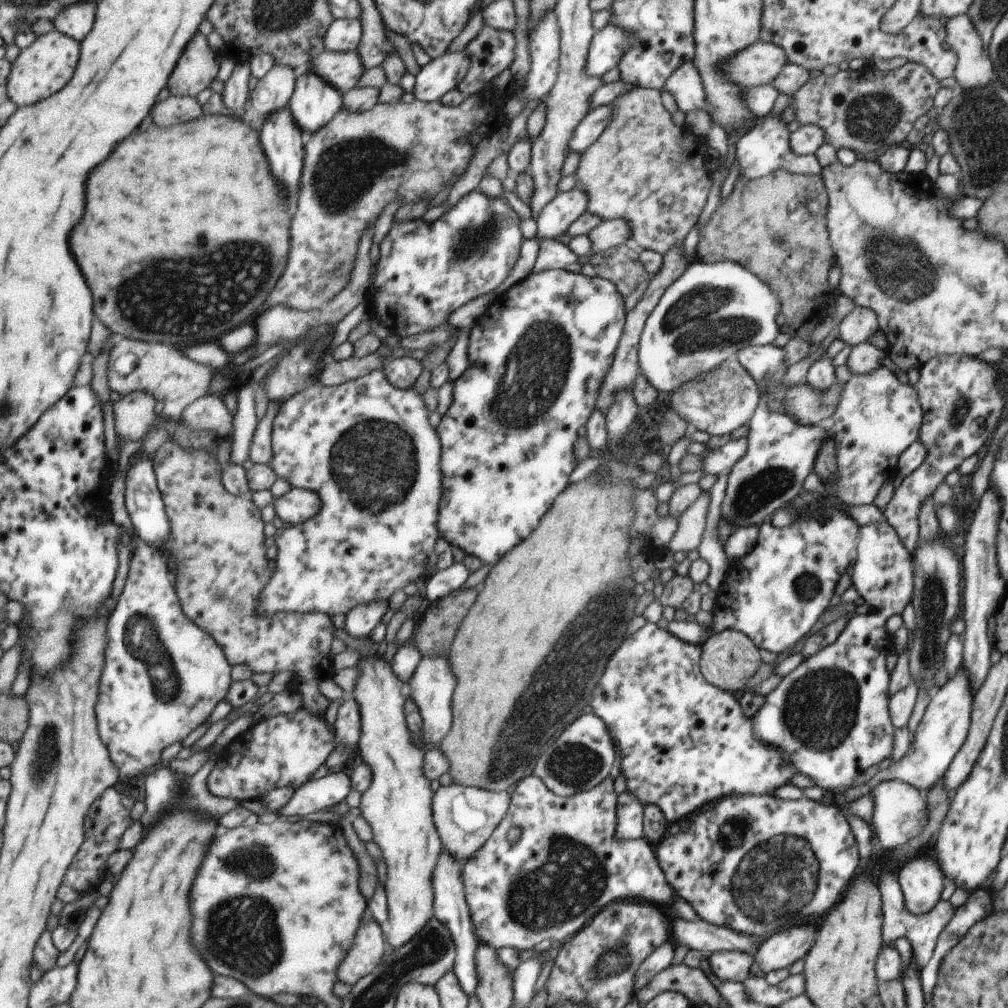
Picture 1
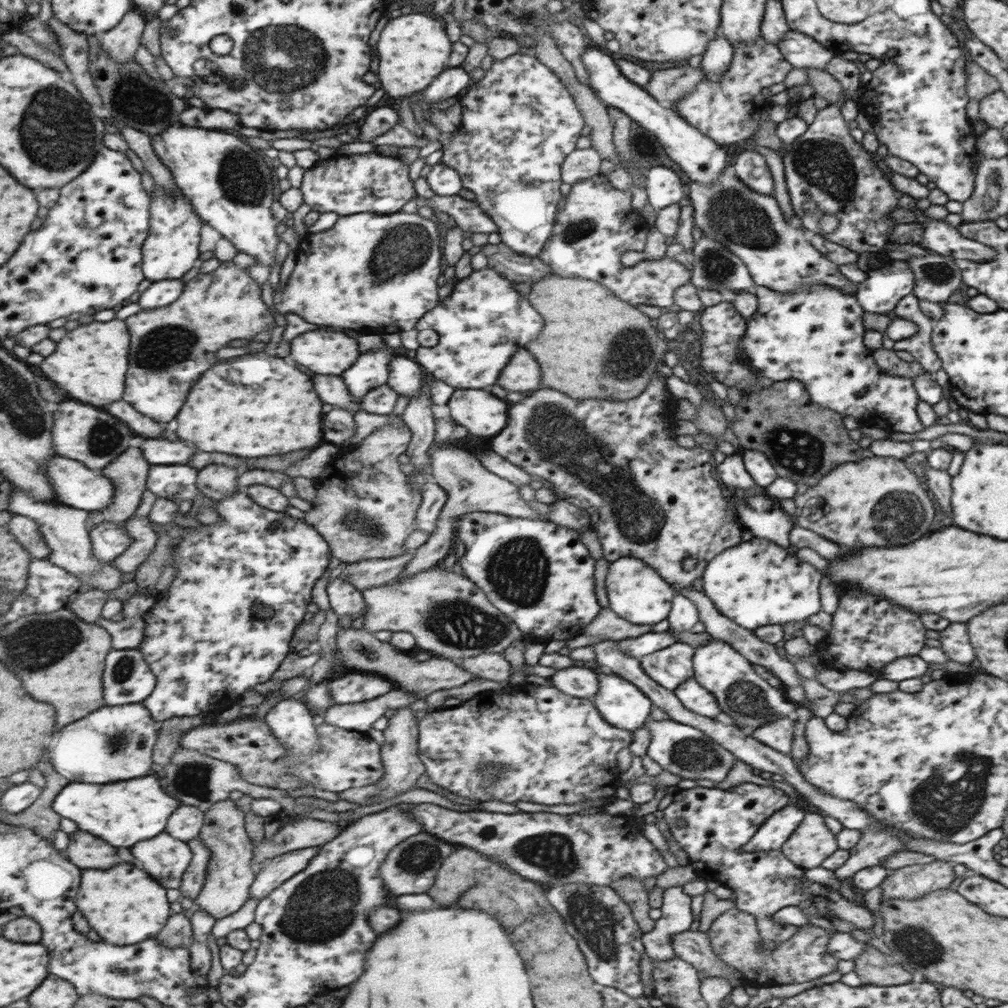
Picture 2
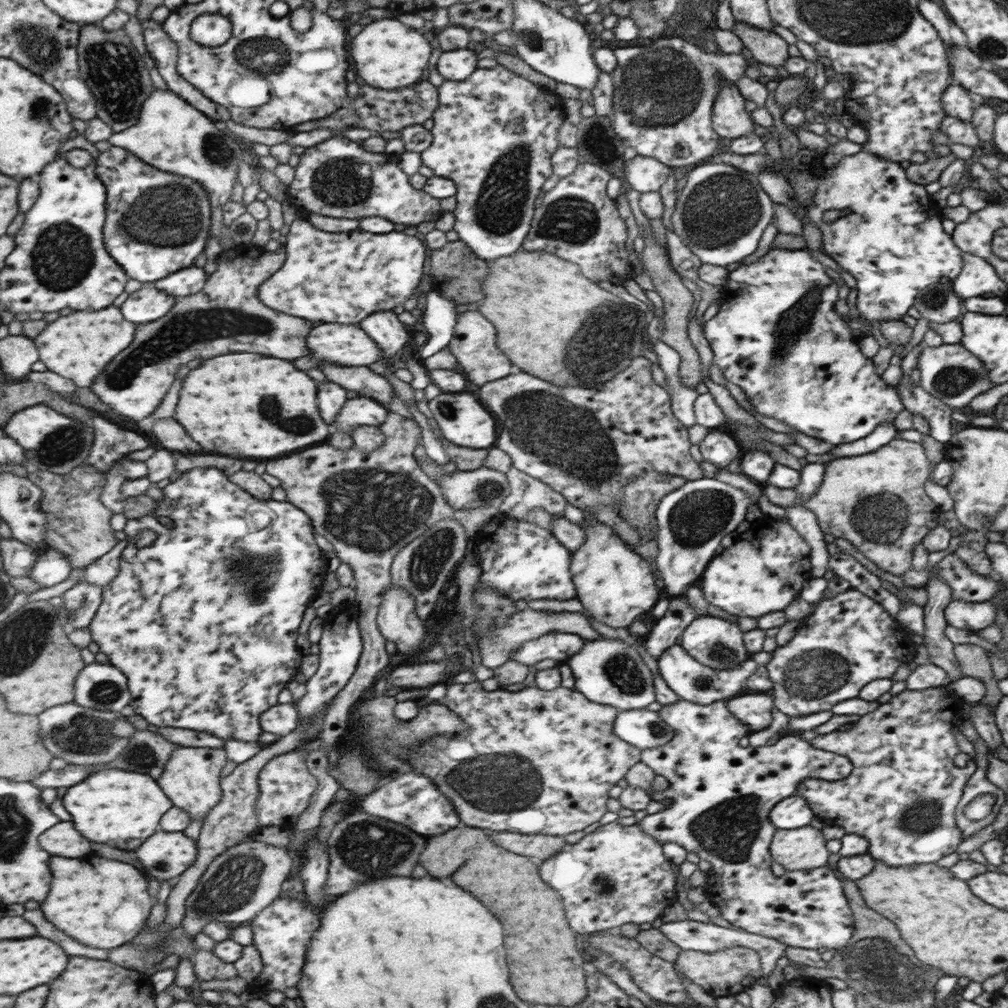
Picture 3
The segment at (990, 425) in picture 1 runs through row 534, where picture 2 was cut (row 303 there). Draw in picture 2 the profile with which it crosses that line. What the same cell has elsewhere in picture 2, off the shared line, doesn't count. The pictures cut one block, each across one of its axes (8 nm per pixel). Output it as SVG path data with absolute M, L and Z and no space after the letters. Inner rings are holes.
M914 292L907 294L893 311L900 319L914 322L919 327L919 332L914 336L895 341L893 349L910 352L924 371L935 373L940 368L941 358L932 350L932 320L920 310L919 298L916 298Z

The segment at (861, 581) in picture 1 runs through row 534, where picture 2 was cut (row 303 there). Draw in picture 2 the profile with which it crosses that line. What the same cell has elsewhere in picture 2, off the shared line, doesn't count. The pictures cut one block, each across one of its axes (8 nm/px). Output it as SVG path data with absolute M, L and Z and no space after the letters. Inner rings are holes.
M887 259L882 268L868 271L868 278L858 284L855 297L867 312L886 315L914 288L915 273L909 262Z

